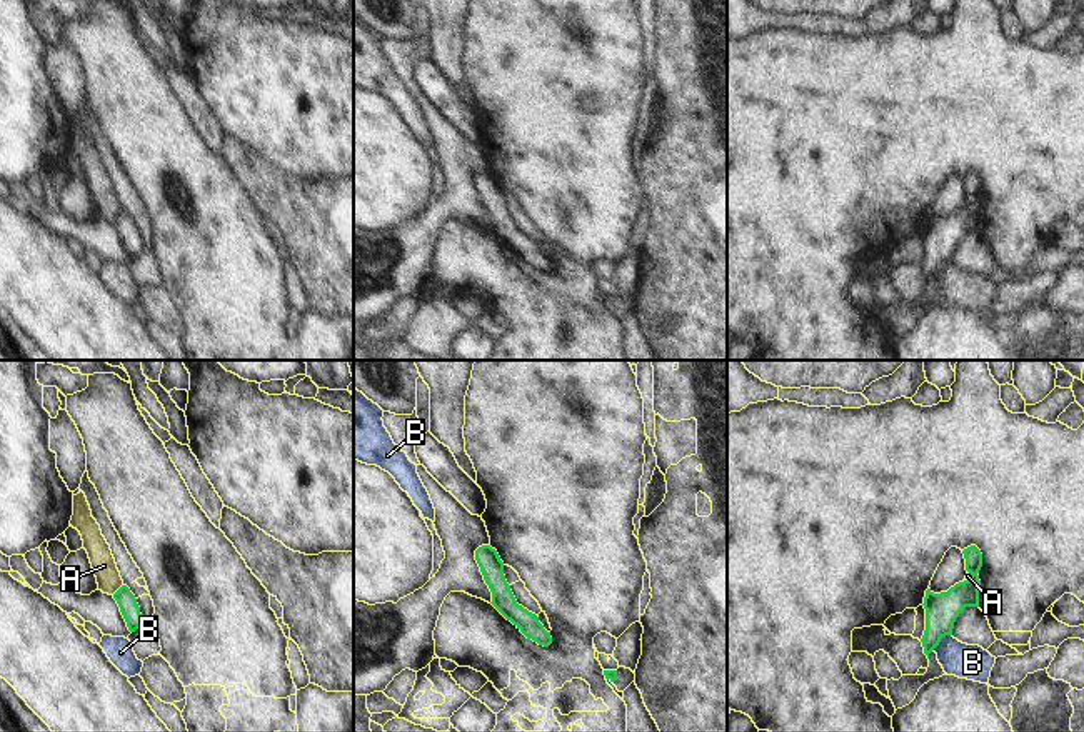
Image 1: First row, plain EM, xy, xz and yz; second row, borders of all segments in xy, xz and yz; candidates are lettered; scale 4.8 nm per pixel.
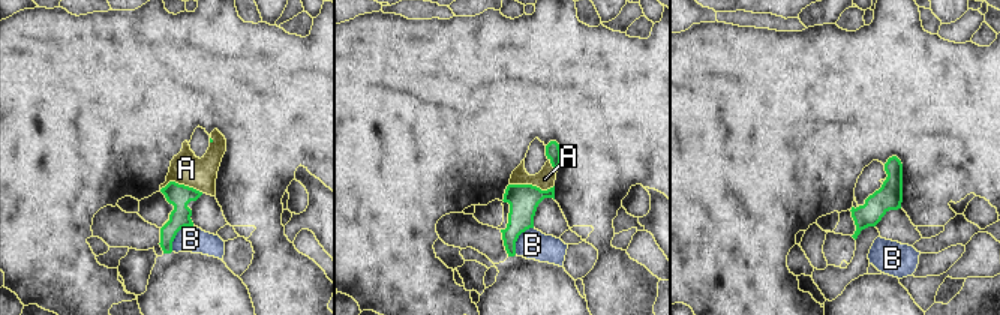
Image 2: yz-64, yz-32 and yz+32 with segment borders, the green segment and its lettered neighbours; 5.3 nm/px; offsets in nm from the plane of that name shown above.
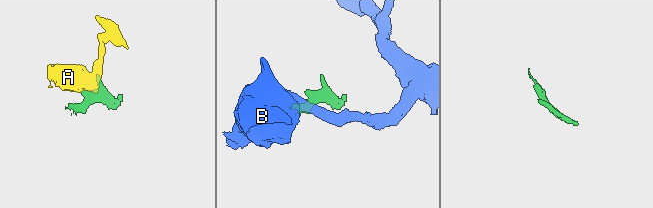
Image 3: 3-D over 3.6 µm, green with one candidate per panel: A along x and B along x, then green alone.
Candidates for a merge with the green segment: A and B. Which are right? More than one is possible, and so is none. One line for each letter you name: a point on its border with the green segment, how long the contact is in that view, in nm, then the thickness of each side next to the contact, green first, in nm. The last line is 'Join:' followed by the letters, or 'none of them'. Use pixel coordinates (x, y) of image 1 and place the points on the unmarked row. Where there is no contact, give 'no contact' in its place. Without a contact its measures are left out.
Join: none of them

